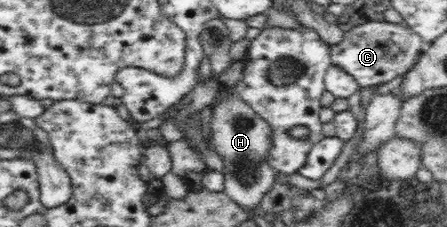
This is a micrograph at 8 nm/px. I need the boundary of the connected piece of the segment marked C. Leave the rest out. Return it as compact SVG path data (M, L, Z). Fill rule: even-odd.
M369 21L351 28L337 45L330 46L330 58L333 65L348 73L362 88L406 74L416 64L425 47L422 37L407 25Z

